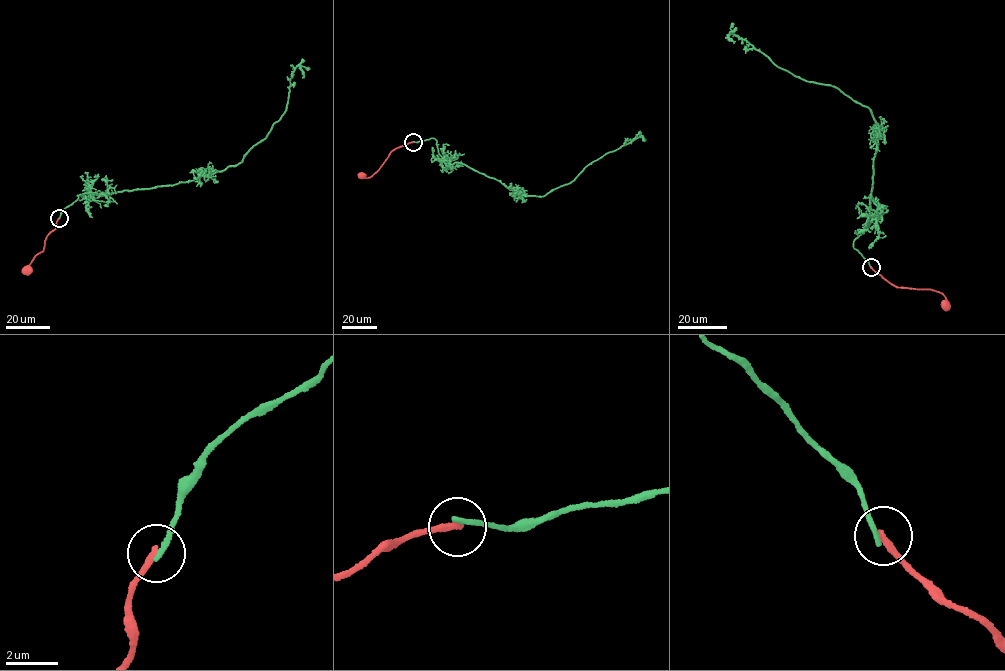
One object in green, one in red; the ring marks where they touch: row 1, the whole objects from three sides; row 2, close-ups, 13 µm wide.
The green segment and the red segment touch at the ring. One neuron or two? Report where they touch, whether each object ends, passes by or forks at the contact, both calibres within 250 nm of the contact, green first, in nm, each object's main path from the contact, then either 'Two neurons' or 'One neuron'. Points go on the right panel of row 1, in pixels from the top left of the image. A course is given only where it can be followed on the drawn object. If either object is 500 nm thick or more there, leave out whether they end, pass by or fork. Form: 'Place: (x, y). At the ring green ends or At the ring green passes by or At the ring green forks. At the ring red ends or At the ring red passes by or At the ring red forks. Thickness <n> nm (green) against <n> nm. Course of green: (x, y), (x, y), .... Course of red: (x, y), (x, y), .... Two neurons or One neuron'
Place: (871, 267). At the ring green ends. At the ring red ends. Thickness 220 nm (green) against 280 nm. Course of green: (870, 267), (853, 246), (877, 214), (869, 204), (879, 134), (870, 109), (780, 68), (731, 33), (735, 41). Course of red: (871, 266), (896, 286), (939, 292), (946, 299), (944, 306). Two neurons

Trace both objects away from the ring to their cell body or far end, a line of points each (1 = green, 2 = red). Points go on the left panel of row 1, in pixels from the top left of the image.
1: (58, 218), (77, 195), (171, 185), (242, 162), (285, 112), (296, 67), (299, 66), (304, 78)
2: (59, 218), (56, 229), (47, 234), (43, 250), (27, 269)

